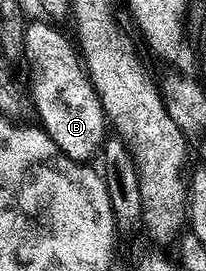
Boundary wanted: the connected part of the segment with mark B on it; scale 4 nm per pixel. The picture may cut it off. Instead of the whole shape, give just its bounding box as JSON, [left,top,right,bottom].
[25,21,108,163]

